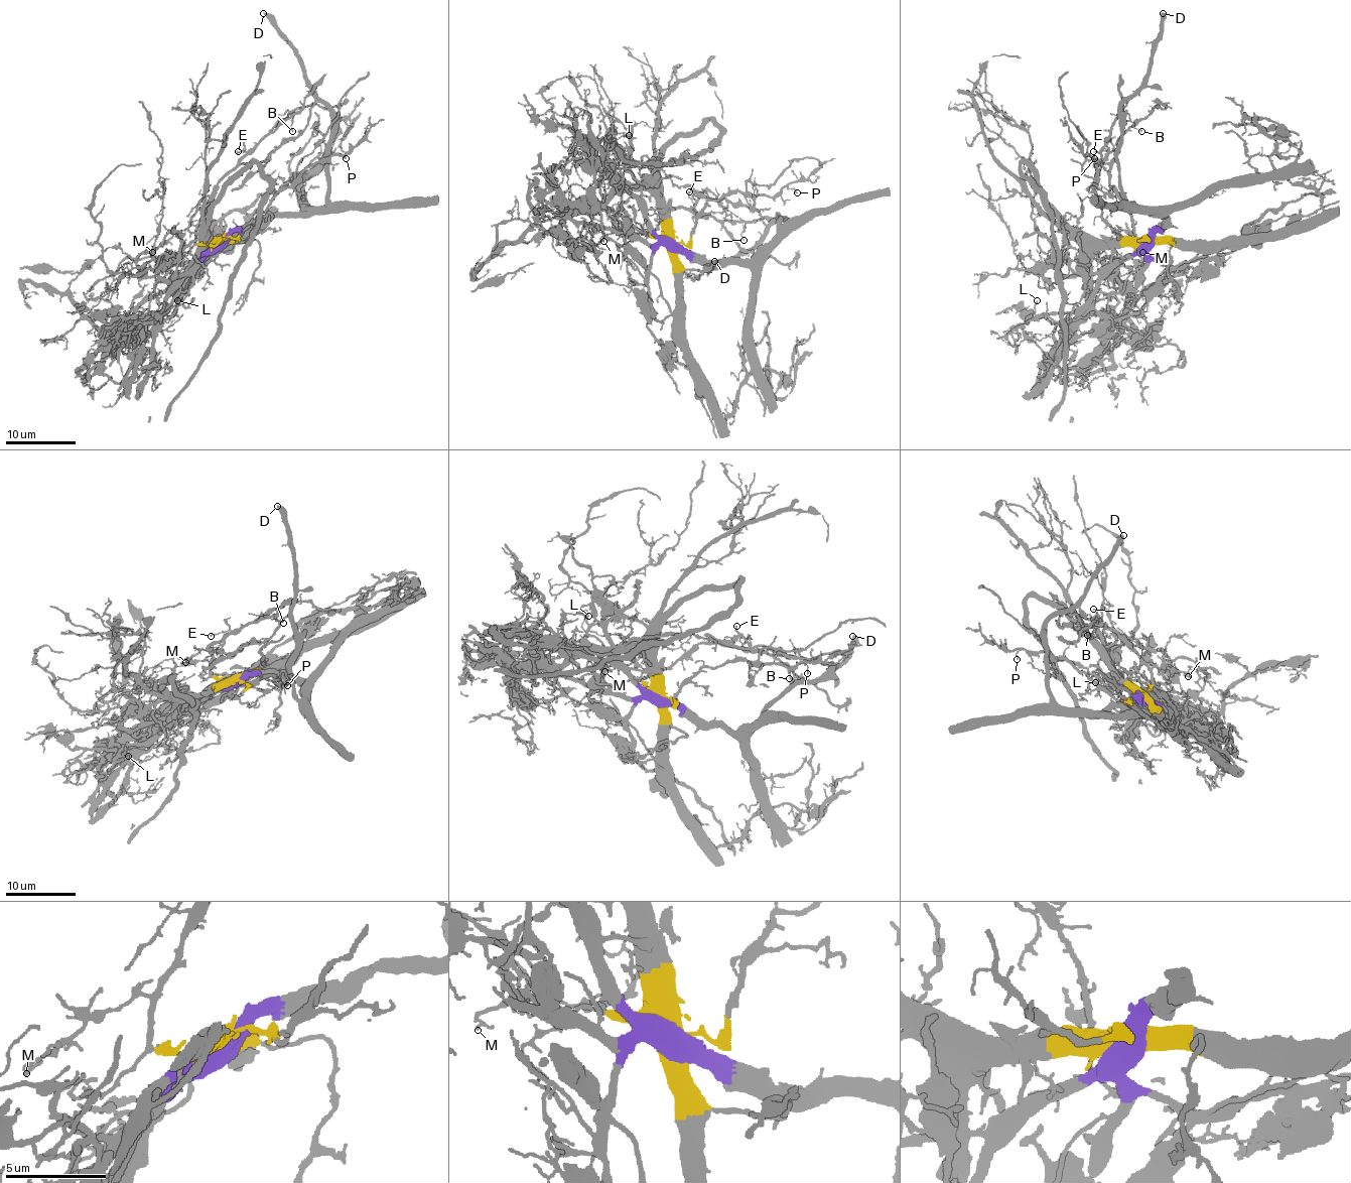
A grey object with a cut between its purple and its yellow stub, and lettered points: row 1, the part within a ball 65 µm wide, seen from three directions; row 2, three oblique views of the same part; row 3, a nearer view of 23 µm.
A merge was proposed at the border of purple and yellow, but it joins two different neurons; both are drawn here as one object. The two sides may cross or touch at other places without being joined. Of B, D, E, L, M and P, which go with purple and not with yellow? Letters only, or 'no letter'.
D, L

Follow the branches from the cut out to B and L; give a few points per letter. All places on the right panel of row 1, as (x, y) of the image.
B: (1146, 242), (1138, 246), (1134, 240), (1132, 218), (1109, 182), (1122, 120), (1141, 131)
L: (1146, 242), (1115, 267), (1081, 305), (1069, 312), (1036, 314), (1034, 303), (1038, 300)

